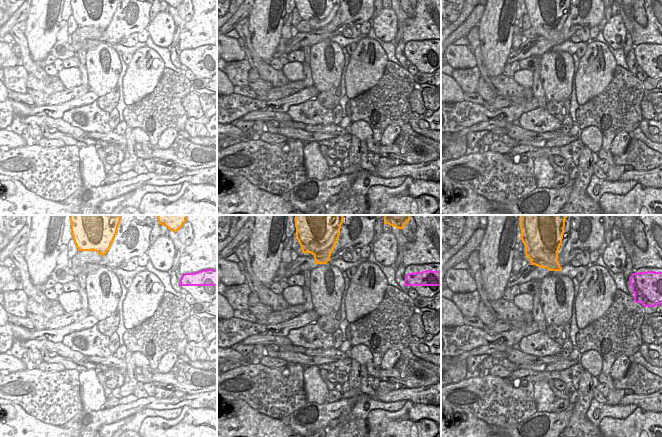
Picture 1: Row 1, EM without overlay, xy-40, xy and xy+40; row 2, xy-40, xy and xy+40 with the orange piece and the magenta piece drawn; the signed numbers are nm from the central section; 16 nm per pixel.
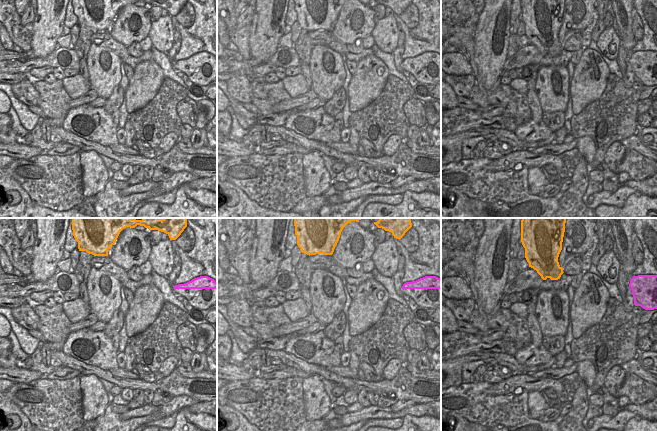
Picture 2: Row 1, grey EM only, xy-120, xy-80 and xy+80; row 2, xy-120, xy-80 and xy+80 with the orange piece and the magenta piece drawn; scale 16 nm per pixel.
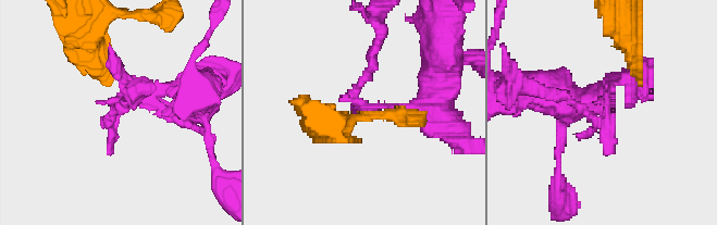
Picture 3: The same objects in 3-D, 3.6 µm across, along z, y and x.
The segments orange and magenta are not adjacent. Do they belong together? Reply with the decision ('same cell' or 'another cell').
another cell

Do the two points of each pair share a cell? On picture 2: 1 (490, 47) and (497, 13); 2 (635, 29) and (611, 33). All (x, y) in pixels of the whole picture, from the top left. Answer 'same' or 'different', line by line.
1: same
2: different

